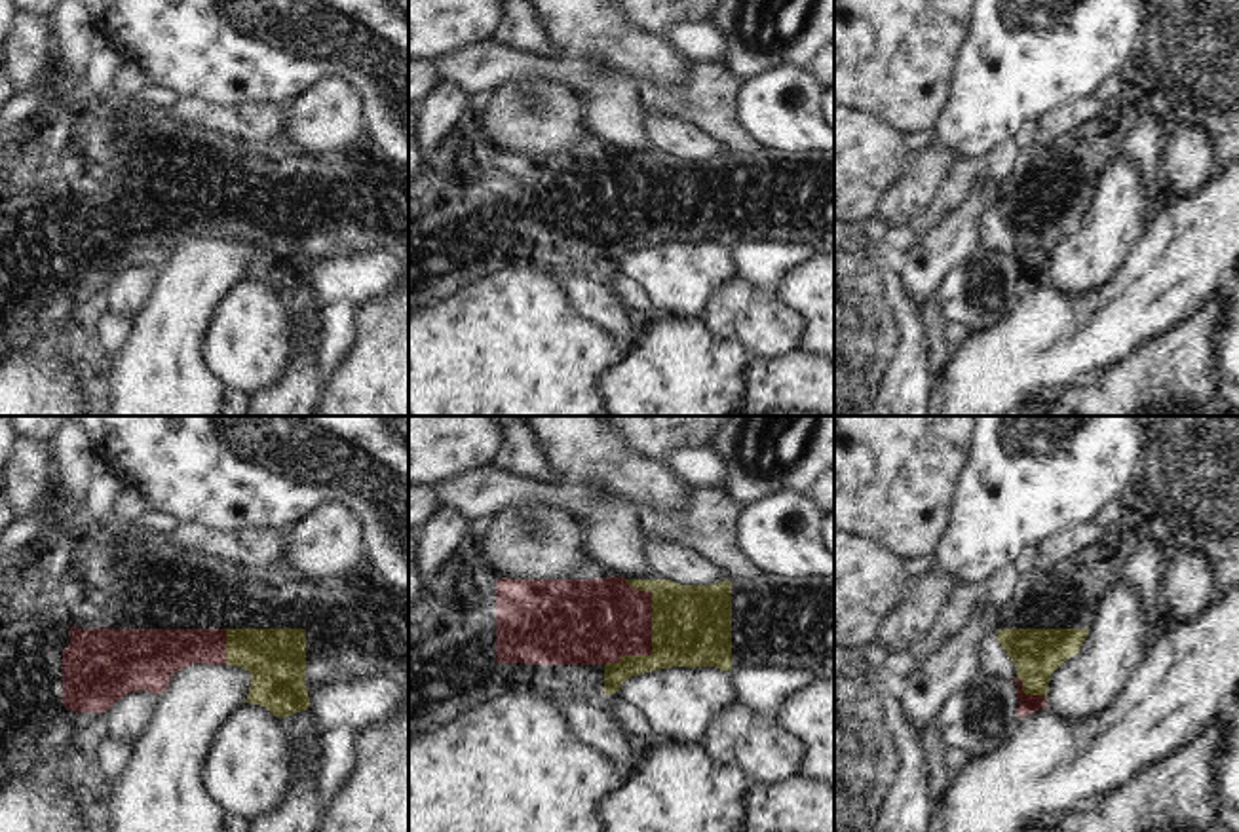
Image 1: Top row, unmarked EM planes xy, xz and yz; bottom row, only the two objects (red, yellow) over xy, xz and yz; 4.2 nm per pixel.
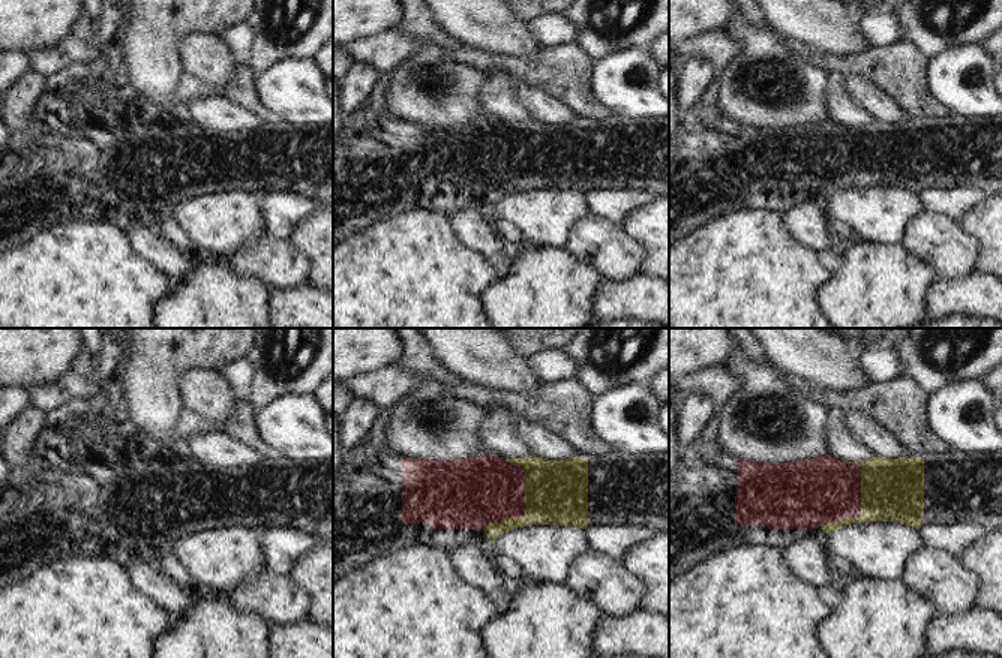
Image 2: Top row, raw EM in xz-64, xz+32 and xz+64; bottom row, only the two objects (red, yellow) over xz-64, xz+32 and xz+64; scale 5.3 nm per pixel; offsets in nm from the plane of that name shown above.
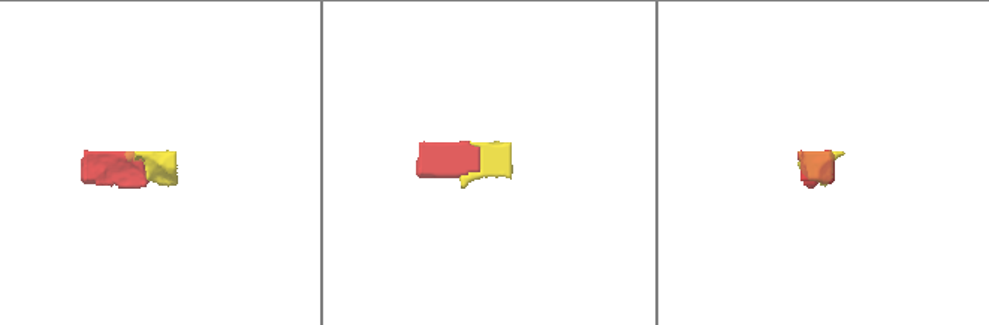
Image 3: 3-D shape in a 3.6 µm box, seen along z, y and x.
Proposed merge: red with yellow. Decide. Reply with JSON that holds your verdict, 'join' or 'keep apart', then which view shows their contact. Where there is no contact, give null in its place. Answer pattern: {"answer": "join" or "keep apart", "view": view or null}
{"answer": "keep apart", "view": "xz"}

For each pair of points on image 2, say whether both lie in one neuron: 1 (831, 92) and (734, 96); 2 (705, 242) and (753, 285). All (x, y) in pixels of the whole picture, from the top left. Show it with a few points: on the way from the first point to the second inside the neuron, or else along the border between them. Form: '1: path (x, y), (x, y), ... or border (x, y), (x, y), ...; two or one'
1: border (828, 74), (824, 110), (840, 123); two
2: path (717, 254), (741, 278); one

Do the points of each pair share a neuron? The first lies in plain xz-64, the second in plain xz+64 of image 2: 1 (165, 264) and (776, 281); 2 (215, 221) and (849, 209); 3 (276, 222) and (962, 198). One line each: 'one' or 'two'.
1: two
2: one
3: one

